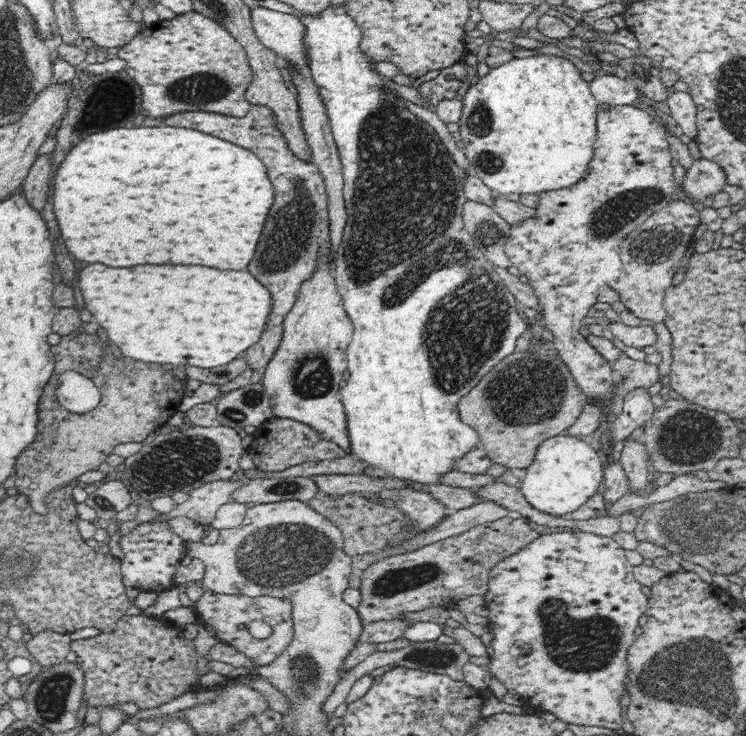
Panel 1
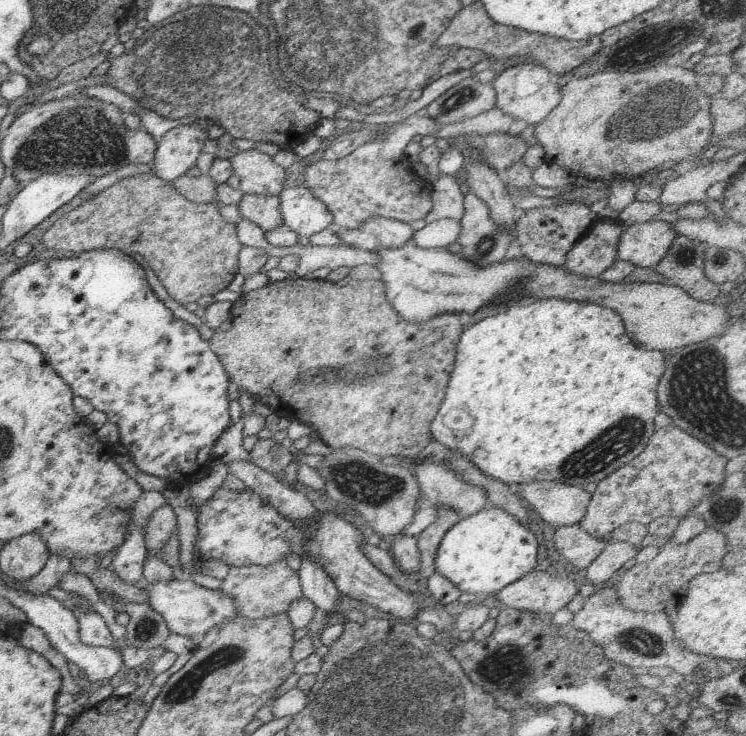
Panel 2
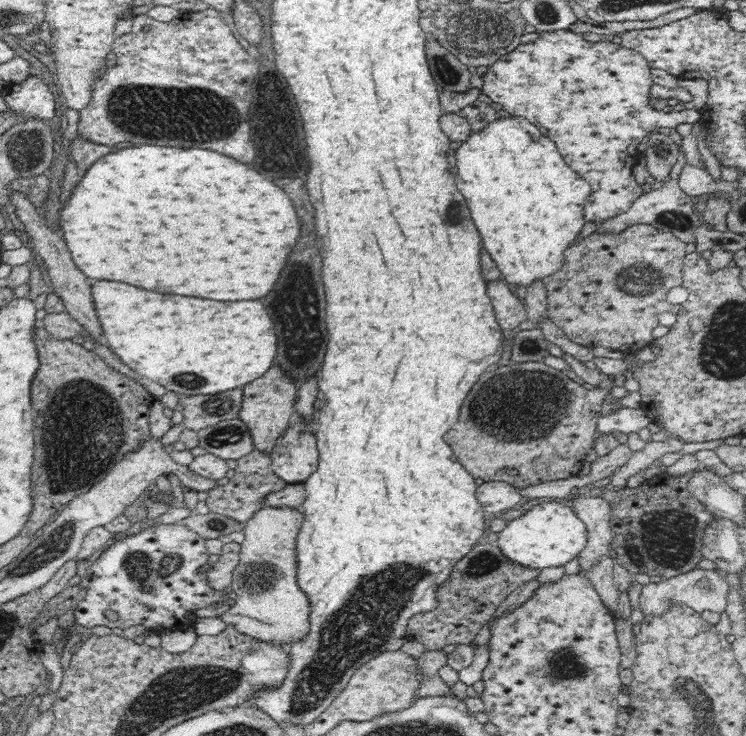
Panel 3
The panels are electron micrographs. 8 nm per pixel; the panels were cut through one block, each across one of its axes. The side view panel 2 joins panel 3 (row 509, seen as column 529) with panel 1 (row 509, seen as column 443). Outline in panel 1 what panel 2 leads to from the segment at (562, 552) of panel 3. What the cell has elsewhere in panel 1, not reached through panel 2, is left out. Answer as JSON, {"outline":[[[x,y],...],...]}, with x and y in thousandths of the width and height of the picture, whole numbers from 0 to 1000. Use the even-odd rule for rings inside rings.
{"outline":[[[740,592],[721,605],[713,630],[705,636],[702,652],[697,655],[700,671],[708,683],[727,696],[745,701],[765,698],[796,670],[802,670],[811,629],[804,614],[783,601],[782,595]]]}

